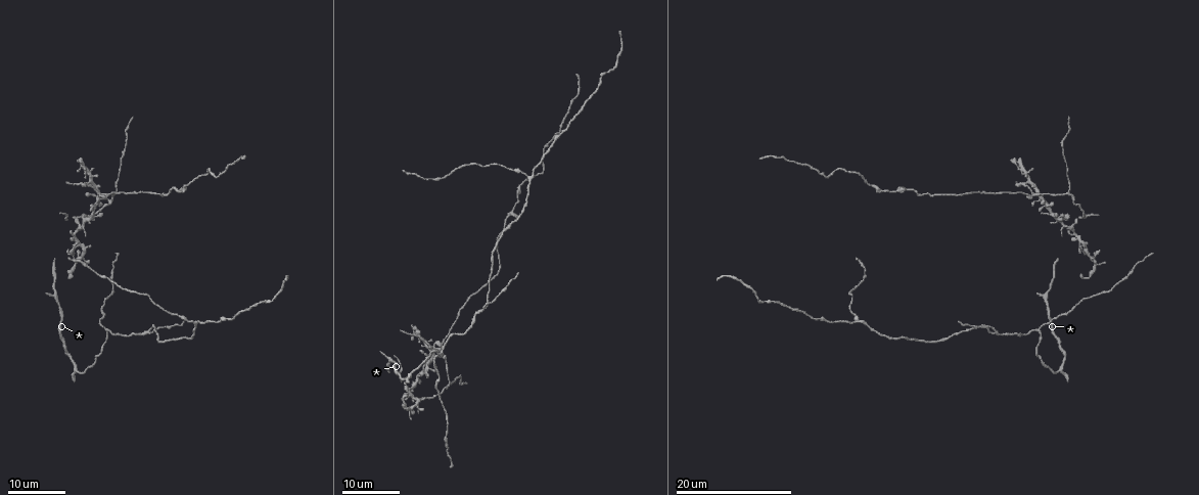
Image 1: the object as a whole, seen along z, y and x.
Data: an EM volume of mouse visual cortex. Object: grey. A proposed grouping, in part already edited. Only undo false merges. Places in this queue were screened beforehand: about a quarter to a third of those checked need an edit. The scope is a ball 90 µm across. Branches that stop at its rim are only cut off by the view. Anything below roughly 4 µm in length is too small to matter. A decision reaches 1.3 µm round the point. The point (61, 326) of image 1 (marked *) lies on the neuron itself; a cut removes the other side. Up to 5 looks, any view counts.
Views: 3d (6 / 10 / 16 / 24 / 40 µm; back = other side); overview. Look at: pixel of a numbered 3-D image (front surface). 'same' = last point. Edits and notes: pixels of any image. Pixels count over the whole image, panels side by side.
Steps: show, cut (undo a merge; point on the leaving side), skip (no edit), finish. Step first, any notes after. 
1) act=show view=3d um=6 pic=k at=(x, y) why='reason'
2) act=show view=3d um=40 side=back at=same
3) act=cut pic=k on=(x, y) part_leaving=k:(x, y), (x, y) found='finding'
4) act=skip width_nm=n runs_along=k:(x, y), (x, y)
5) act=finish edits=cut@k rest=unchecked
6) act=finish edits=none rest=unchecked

act=show view=3d um=16 pic=1 at=(1036, 192) why='thin arm on a thick one'

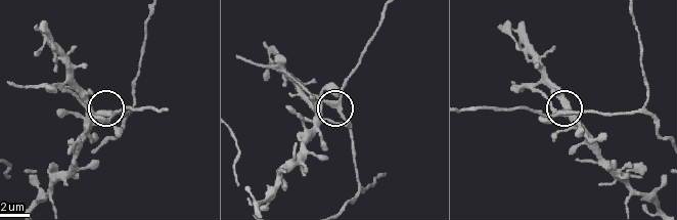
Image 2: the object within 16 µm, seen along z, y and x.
act=show view=3d um=6 pic=2 at=(341, 106)

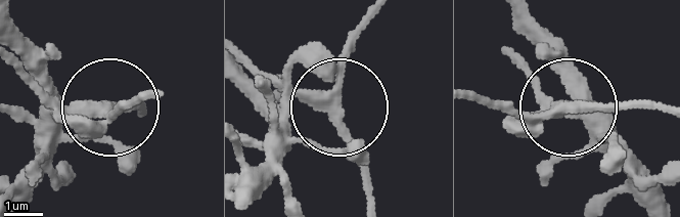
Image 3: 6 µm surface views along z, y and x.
act=skip side_arm_um=18 arms=3 found='one neuron here'

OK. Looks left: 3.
act=show view=3d um=16 pic=1 at=(482, 307) why='three-way junction'

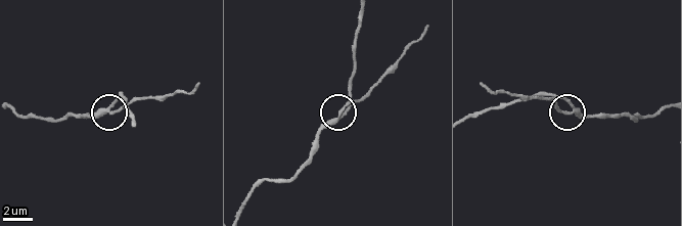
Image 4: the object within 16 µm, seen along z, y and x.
act=show view=3d um=6 pic=4 at=(110, 108) why='closer look'

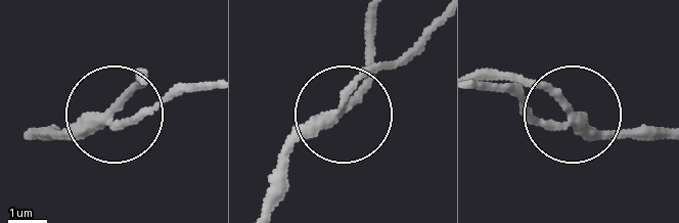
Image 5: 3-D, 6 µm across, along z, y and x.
act=show view=3d um=6 side=back pic=5 at=(115, 115)

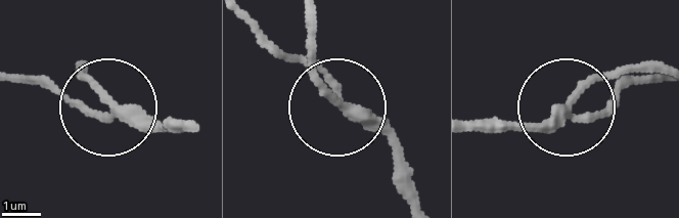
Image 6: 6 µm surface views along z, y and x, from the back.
act=cut pic=6 on=(72, 106) part_leaving=6:(109, 114), (15, 81) found='a second neuron is stuck on'

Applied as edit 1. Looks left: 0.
act=finish edits=cut@6 rest=unchecked

